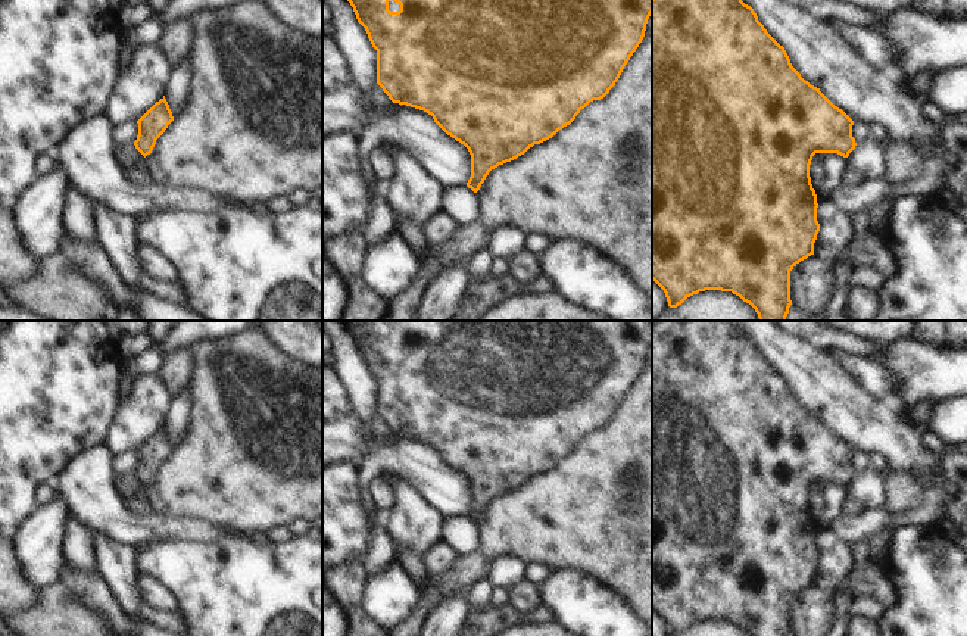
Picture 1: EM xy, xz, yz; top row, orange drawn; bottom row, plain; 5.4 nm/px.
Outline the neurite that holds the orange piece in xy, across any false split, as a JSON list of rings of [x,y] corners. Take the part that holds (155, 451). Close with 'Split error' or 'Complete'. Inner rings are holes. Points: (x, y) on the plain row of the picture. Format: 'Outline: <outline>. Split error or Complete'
Outline: [[[165,425],[156,431],[138,450],[138,465],[134,471],[135,478],[146,487],[152,483],[156,470],[174,450],[172,442]]]. Complete.

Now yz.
Outline: [[[656,321],[652,327],[652,610],[664,620],[668,636],[705,620],[732,621],[751,636],[790,636],[790,601],[814,584],[820,561],[817,524],[810,495],[815,483],[848,487],[857,473],[854,450],[820,418],[805,411],[780,375],[736,321]]]. Complete.

